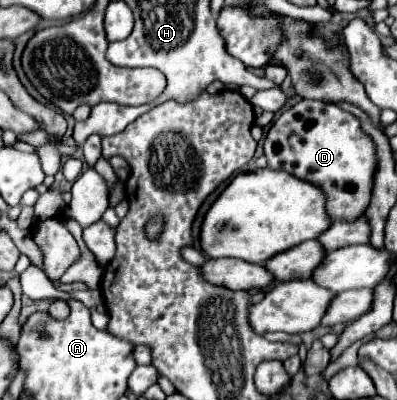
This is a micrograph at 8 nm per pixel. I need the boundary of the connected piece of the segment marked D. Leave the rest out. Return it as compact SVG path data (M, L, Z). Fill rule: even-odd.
M302 99L288 107L270 127L264 139L268 167L286 171L324 191L330 219L356 221L370 207L374 193L374 175L378 169L376 145L362 131L360 119L338 105Z

